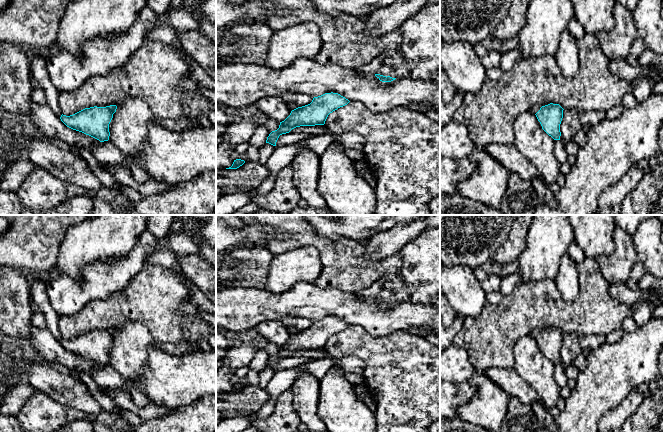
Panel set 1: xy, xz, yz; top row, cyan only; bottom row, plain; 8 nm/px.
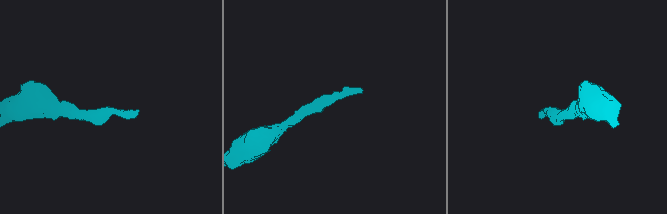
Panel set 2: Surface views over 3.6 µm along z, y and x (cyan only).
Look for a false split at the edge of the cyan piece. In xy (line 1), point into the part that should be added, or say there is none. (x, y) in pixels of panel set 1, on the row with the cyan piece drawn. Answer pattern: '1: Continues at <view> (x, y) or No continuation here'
1: No continuation here

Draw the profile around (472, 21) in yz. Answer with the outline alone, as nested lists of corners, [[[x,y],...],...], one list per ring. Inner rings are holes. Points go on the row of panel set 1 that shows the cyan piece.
[[[440,0],[440,40],[475,45],[490,37],[513,0]]]

